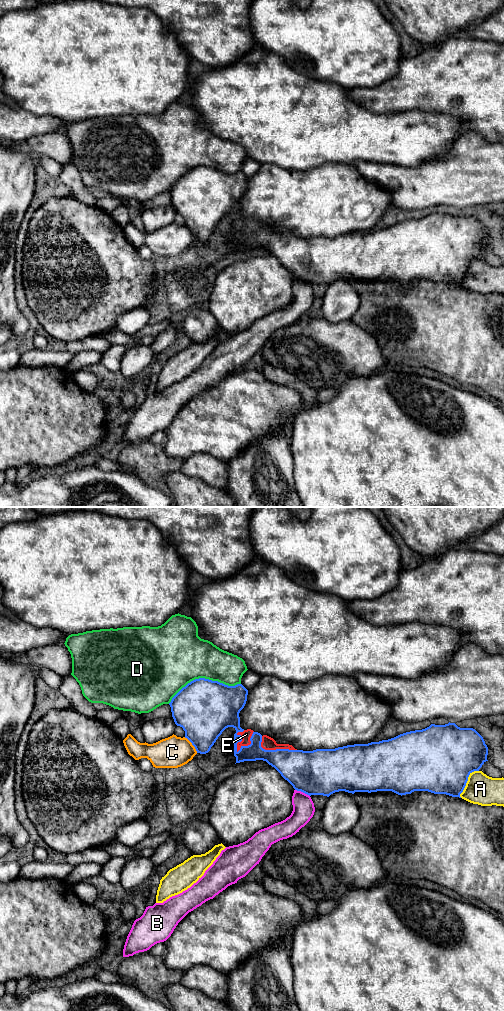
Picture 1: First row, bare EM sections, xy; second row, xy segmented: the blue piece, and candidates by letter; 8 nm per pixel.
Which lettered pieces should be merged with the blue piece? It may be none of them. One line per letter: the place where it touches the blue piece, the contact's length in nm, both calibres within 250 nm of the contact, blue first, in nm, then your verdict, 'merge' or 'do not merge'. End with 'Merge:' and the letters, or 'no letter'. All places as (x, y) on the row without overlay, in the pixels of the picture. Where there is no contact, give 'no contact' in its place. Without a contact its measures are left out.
A: meets blue in xy at (466, 270); contact 260 nm long; 480 nm thick on the blue side, 240 nm on the other; do not merge
B: meets blue in xy at (302, 279); contact 130 nm long; 360 nm thick on the blue side, 180 nm on the other; do not merge
C: meets blue in xy at (192, 232); contact 170 nm long; 400 nm thick on the blue side, 260 nm on the other; do not merge
D: meets blue in xy at (203, 166); contact 600 nm long; 460 nm thick on the blue side, 420 nm on the other; do not merge
E: meets blue in xy at (250, 232); contact 220 nm long; 150 nm thick on the blue side, 80 nm on the other; merge
Merge: E

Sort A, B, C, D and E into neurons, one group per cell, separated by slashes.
A / B / C / D / E

